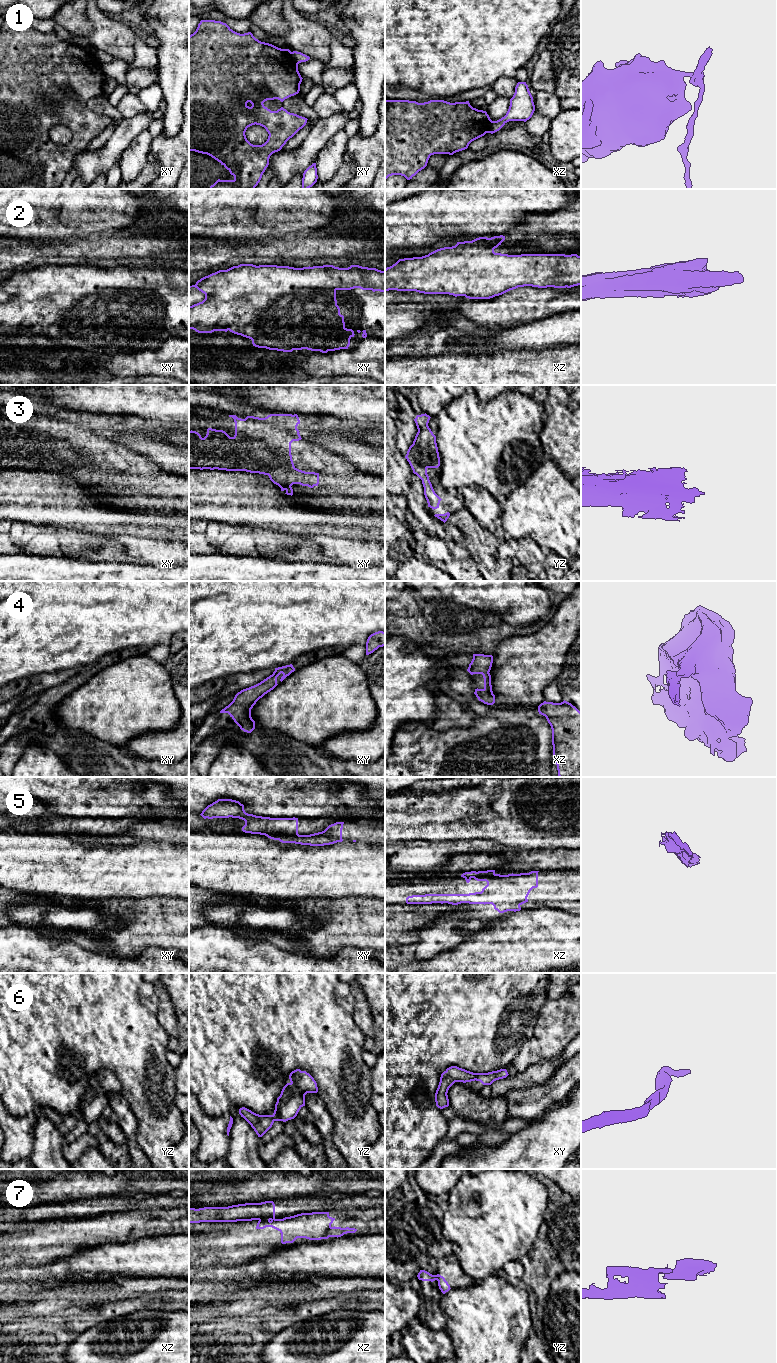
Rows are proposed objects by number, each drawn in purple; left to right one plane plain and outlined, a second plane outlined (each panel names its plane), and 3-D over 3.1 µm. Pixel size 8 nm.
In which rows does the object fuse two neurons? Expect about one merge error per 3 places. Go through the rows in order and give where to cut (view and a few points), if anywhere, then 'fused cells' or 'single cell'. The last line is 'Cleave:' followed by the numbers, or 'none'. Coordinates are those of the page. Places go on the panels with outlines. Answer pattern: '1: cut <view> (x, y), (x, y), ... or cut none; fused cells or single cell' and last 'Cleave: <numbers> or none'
1: cut xy (291, 52), (291, 56), (297, 64); fused cells
2: cut none; single cell
3: cut xy (269, 475), (275, 478), (287, 479), (291, 485); fused cells
4: cut none; single cell
5: cut xy (298, 834), (281, 834), (278, 837), (270, 838); fused cells
6: cut none; single cell
7: cut xz (259, 1220), (269, 1221); fused cells
Cleave: 1, 3, 5, 7

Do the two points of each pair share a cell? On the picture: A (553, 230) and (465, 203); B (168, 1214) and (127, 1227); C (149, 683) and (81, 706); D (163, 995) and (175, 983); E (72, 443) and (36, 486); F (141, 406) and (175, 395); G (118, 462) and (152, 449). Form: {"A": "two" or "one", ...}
{"A": "two", "B": "one", "C": "one", "D": "two", "E": "two", "F": "one", "G": "two"}

